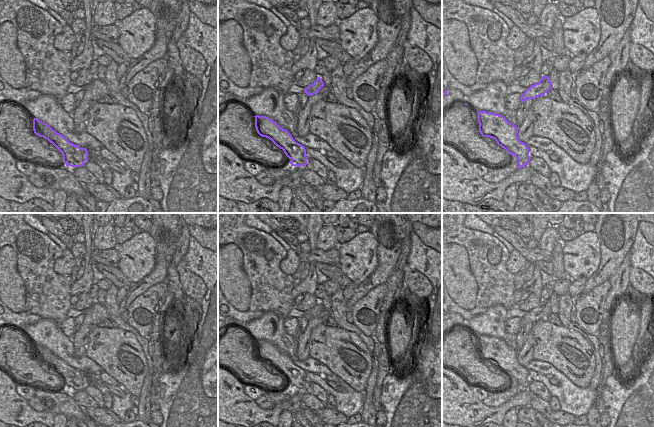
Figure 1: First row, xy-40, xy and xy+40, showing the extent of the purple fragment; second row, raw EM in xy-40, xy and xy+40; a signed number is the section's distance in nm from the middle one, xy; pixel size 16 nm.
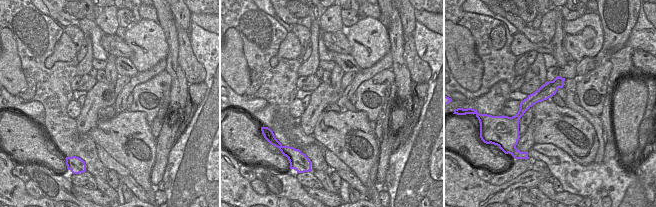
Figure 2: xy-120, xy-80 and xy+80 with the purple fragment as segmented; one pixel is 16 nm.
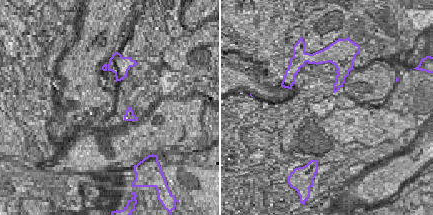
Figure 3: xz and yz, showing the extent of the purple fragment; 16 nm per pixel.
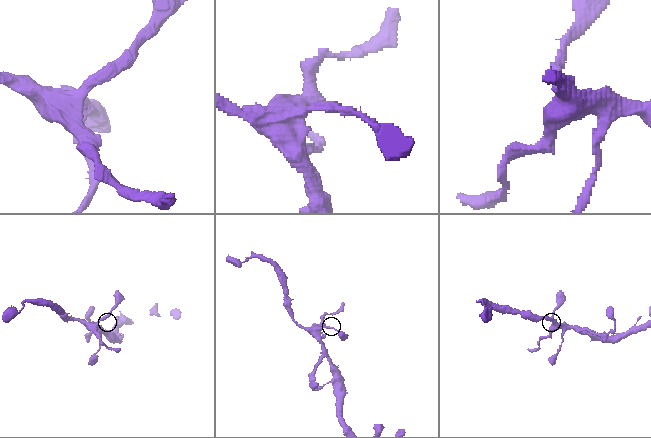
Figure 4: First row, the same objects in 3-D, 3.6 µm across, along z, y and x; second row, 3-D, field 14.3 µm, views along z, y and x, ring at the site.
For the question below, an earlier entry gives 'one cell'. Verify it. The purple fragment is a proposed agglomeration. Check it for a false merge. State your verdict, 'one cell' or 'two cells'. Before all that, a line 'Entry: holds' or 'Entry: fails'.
Entry: fails
two cells

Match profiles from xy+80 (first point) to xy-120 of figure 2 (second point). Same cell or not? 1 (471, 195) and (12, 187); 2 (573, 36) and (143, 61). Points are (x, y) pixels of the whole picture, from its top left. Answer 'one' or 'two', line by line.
1: one
2: one

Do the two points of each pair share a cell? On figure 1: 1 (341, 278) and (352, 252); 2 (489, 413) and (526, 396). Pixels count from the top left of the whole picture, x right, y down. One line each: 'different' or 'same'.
1: different
2: same

